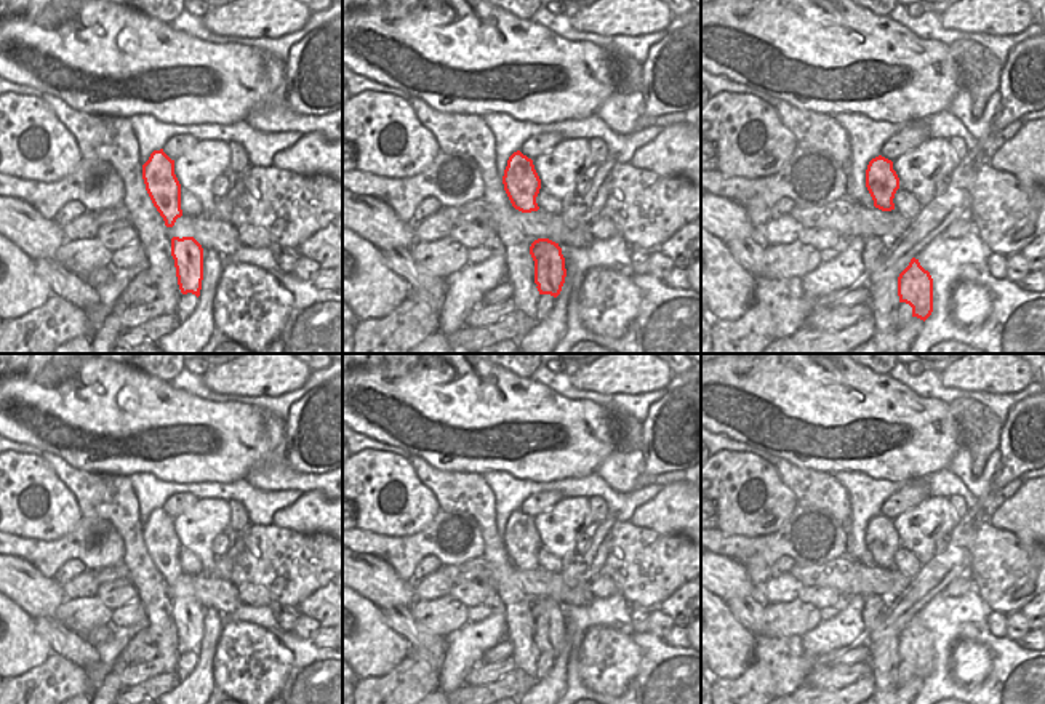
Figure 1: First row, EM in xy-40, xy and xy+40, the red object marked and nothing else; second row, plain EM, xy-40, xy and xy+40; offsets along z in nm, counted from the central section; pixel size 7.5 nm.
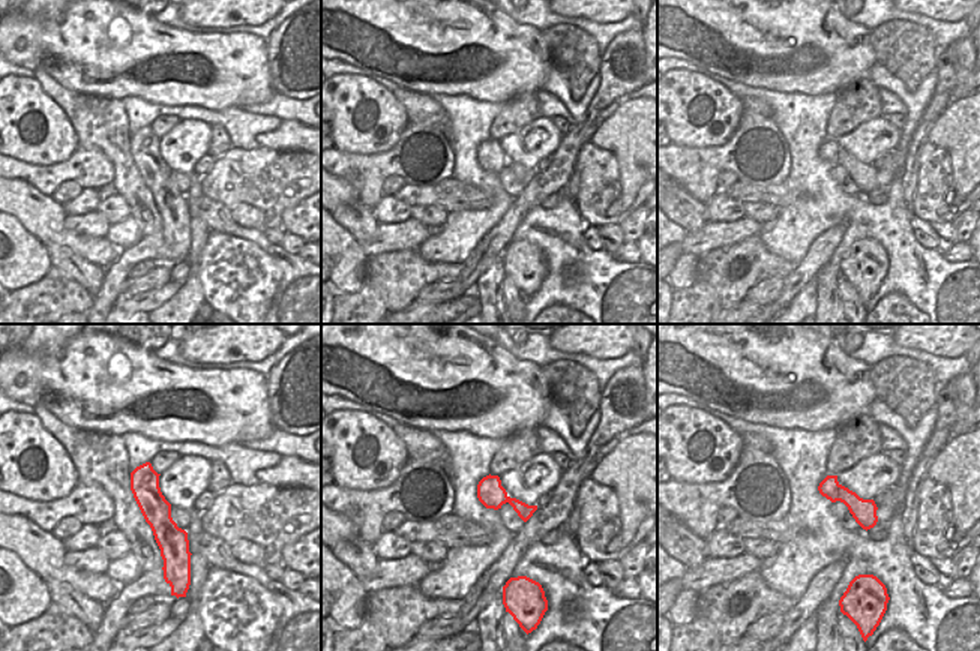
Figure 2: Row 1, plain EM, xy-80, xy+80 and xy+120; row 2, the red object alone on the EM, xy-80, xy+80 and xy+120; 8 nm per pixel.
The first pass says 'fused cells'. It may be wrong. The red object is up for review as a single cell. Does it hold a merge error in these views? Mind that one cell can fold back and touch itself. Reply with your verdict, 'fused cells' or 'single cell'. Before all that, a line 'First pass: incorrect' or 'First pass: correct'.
First pass: incorrect
single cell

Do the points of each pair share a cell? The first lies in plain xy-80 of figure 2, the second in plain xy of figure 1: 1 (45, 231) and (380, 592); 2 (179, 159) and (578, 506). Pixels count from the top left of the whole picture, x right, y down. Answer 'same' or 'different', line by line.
1: same
2: same

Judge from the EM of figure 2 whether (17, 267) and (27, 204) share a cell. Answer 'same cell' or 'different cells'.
different cells

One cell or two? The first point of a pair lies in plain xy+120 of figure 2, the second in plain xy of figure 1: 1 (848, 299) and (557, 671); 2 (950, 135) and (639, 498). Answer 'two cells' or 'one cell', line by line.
1: two cells
2: two cells

